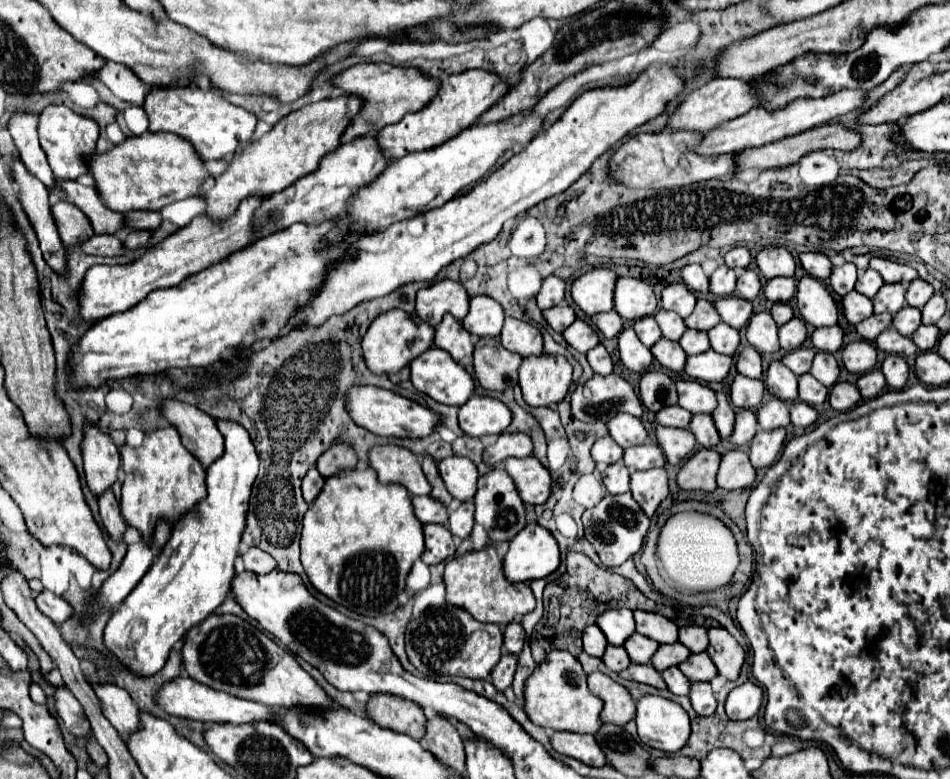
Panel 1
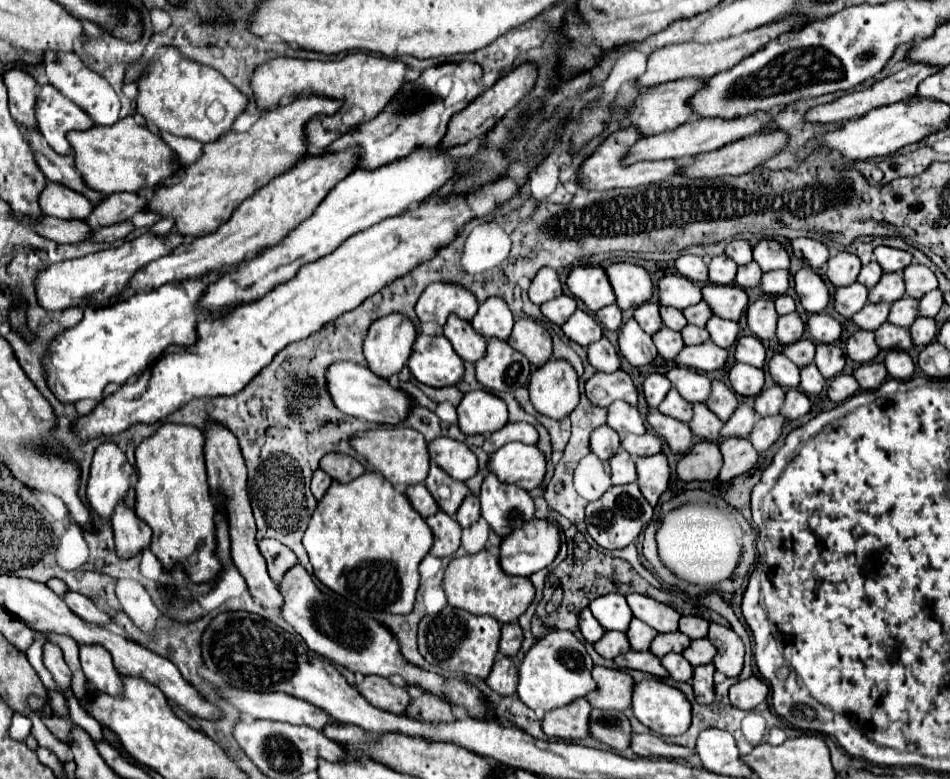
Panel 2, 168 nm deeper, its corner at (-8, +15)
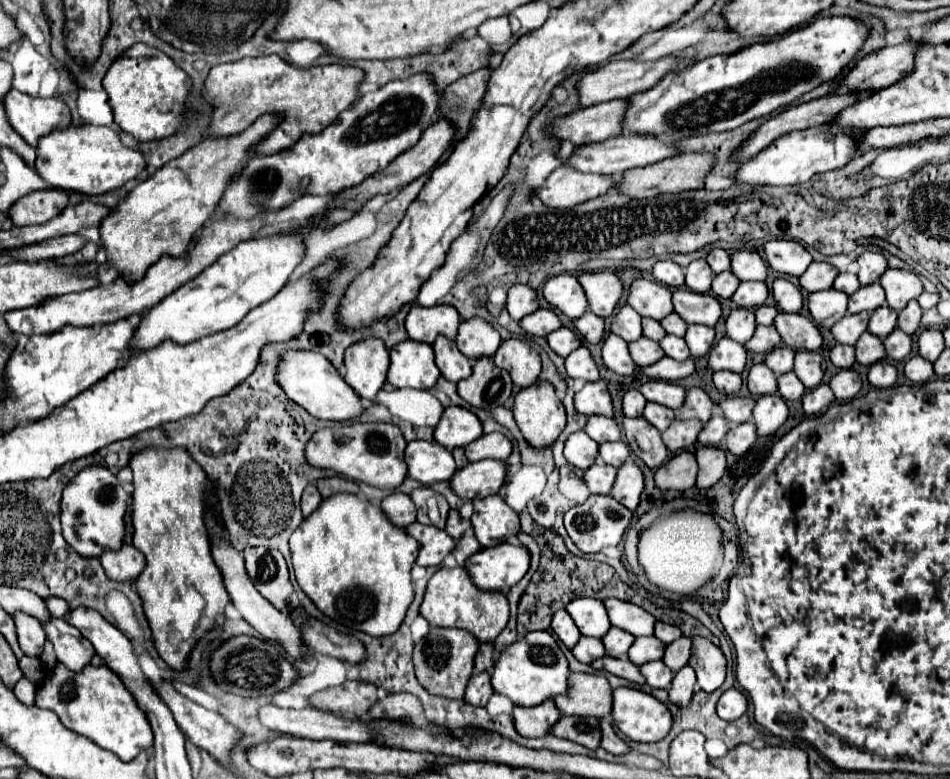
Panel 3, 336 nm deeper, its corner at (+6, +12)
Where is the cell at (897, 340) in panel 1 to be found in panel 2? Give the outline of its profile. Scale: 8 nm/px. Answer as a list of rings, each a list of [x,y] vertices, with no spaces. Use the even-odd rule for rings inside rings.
[[[881,324],[879,330],[875,330],[875,342],[881,350],[911,350],[913,342],[909,336],[909,330],[895,326],[895,324]]]

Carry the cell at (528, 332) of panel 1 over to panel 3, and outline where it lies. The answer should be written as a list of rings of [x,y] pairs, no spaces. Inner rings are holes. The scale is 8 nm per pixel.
[[[505,339],[493,355],[493,361],[497,367],[507,369],[513,377],[513,383],[519,387],[533,385],[541,373],[539,353],[521,339]]]

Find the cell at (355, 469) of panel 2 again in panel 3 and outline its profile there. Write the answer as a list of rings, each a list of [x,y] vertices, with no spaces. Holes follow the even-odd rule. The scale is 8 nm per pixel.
[[[345,477],[317,479],[315,485],[317,485],[317,489],[319,489],[319,493],[321,493],[323,497],[329,497],[329,495],[333,495],[333,493],[341,493],[341,491],[345,491],[345,493],[355,493],[355,495],[359,493],[357,483],[351,481],[351,479],[345,479]]]

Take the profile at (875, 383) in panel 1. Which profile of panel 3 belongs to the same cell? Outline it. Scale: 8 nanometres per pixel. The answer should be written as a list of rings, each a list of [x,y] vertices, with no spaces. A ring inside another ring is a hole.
[[[843,369],[829,381],[829,387],[835,393],[835,399],[841,403],[857,397],[857,393],[861,391],[861,385],[863,385],[861,375],[853,369]]]

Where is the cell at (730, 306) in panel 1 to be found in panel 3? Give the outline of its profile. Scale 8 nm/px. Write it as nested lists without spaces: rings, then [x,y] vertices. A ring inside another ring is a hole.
[[[675,289],[673,293],[675,313],[687,323],[701,323],[713,327],[721,317],[721,303],[709,293],[693,293],[689,289]]]

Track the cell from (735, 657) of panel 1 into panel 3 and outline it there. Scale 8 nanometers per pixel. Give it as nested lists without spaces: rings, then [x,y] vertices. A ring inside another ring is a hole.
[[[699,635],[693,637],[689,665],[695,669],[697,683],[703,691],[715,691],[723,685],[727,659],[717,645],[709,643],[709,639],[699,637]]]

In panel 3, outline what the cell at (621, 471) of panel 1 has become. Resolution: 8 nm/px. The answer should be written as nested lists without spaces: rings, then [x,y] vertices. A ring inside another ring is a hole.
[[[597,461],[597,463],[593,463],[585,471],[583,479],[585,479],[585,483],[587,483],[587,487],[589,487],[591,493],[595,493],[595,495],[597,493],[599,495],[609,495],[611,493],[611,487],[615,483],[615,475],[617,475],[617,469],[613,465],[607,465],[603,461]]]

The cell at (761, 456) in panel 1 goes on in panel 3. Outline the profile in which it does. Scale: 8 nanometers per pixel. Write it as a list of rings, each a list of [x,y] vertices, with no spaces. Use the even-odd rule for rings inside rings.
[[[747,421],[729,429],[727,435],[727,451],[733,455],[743,455],[753,443],[757,441],[757,427],[755,423]]]

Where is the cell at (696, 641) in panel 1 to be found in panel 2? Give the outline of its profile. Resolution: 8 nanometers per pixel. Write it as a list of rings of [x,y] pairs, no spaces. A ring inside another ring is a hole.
[[[681,616],[681,620],[679,620],[679,632],[689,636],[691,640],[705,638],[707,630],[709,630],[709,622],[699,616]]]

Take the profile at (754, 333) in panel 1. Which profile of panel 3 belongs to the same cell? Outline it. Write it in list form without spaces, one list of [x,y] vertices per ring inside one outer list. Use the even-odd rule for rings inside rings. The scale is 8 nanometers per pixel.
[[[737,307],[727,317],[727,337],[731,337],[741,345],[745,345],[753,337],[755,327],[757,327],[757,321],[755,321],[753,309]]]

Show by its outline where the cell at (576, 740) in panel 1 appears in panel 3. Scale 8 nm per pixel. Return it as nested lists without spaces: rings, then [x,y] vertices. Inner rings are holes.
[[[547,699],[545,703],[537,707],[515,707],[513,713],[517,733],[521,737],[543,737],[551,733],[551,727],[561,719],[561,711],[557,709],[553,699]]]

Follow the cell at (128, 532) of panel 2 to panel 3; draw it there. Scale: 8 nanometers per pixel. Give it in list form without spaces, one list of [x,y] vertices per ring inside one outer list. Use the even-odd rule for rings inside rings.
[[[123,543],[121,549],[107,549],[101,555],[101,565],[109,579],[115,581],[135,581],[141,569],[145,567],[145,557],[139,549],[129,543]]]

